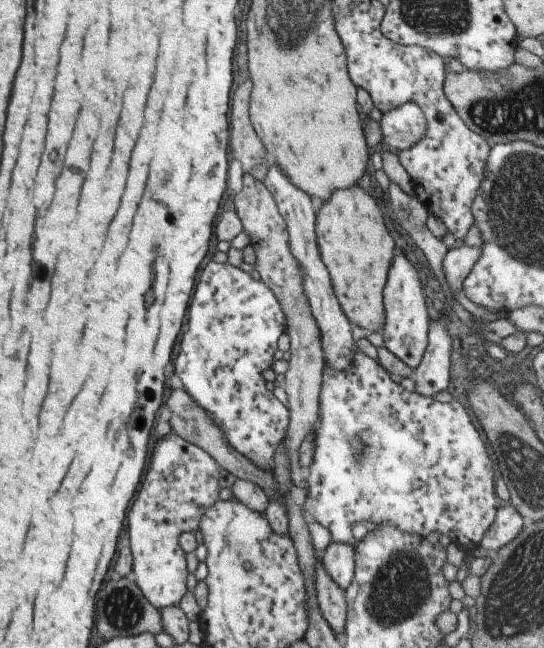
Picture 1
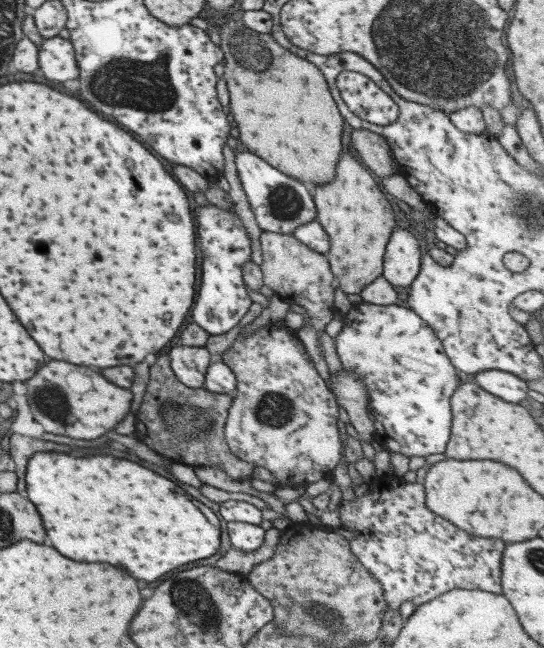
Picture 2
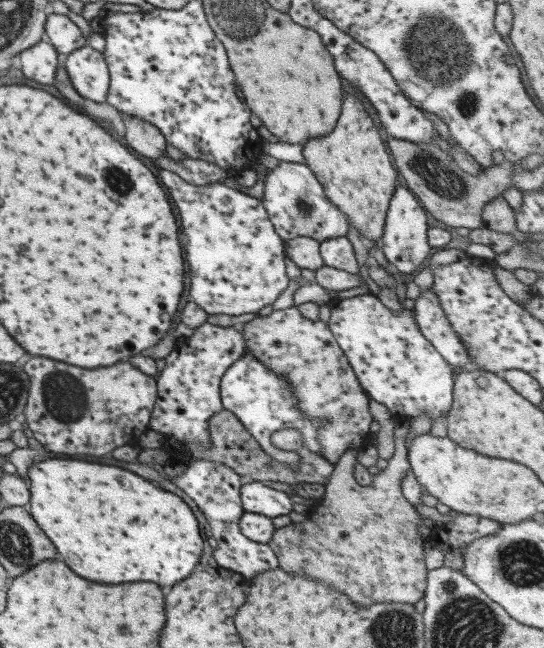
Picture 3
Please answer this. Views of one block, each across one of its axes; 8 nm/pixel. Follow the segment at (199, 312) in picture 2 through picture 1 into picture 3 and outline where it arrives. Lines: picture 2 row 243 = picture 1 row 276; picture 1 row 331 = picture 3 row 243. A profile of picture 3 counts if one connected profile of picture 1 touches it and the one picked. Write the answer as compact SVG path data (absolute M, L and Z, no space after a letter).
M165 169L157 171L163 186L175 202L181 228L187 234L185 262L189 270L190 301L197 304L207 315L227 314L227 316L259 313L260 308L271 305L273 300L287 288L289 280L285 274L285 255L283 255L285 242L275 232L261 201L228 188L223 182L210 180L203 186L193 186L174 172Z

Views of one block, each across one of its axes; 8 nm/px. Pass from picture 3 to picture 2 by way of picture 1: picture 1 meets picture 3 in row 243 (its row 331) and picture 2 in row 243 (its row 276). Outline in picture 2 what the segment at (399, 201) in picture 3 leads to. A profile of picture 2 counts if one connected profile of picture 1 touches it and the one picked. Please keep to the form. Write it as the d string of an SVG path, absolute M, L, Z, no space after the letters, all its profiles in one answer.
M393 227L382 258L382 277L393 286L408 287L418 275L421 256L417 240L402 227Z

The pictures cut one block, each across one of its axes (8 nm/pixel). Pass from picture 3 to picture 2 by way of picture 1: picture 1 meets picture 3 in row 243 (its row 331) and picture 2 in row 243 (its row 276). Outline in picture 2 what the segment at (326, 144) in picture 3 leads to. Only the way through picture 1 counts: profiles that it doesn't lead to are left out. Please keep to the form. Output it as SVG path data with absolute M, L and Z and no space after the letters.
M341 152L336 162L334 177L329 183L316 184L313 188L312 201L316 208L316 220L322 229L327 233L329 250L325 258L329 263L331 272L335 278L335 286L339 287L346 295L359 294L360 290L373 282L382 274L382 258L385 252L392 228L393 211L389 202L385 199L383 192L379 190L379 185L375 181L373 174L369 174L363 163L357 162L355 156L346 152Z

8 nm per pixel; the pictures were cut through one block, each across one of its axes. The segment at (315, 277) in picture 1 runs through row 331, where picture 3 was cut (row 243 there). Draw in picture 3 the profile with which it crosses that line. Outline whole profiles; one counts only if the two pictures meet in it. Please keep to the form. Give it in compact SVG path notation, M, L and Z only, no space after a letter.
M345 235L321 241L319 254L325 266L359 274L353 248Z

